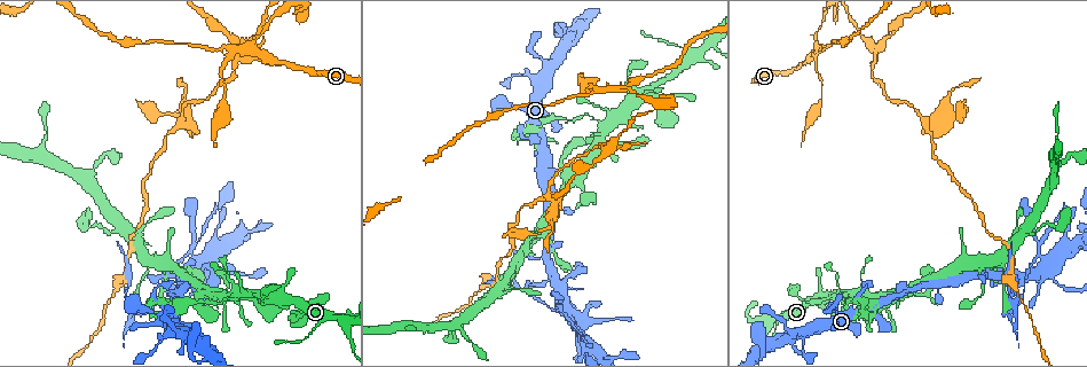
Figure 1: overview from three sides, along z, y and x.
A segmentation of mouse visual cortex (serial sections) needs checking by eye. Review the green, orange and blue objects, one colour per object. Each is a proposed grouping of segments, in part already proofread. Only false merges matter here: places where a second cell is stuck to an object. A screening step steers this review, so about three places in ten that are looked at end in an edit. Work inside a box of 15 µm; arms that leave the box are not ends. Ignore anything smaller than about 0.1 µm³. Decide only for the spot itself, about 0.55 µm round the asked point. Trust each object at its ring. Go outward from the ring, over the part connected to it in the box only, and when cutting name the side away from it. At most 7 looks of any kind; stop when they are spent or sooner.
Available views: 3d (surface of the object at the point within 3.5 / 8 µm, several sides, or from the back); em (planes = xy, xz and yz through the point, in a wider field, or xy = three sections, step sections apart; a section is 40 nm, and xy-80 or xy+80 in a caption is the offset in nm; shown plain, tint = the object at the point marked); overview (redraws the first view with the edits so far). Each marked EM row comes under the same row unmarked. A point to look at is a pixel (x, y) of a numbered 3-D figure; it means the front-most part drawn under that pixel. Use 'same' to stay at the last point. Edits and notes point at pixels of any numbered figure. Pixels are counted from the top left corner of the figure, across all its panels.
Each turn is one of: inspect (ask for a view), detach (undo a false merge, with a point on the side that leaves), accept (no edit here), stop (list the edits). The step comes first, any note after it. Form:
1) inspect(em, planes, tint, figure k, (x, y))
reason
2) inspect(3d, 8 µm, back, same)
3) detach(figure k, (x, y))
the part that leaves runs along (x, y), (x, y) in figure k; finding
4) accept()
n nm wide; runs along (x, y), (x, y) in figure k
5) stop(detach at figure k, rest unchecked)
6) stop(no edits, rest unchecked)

inspect(em, xy, step 2, tint, figure 1, (285, 302))
four arms meet

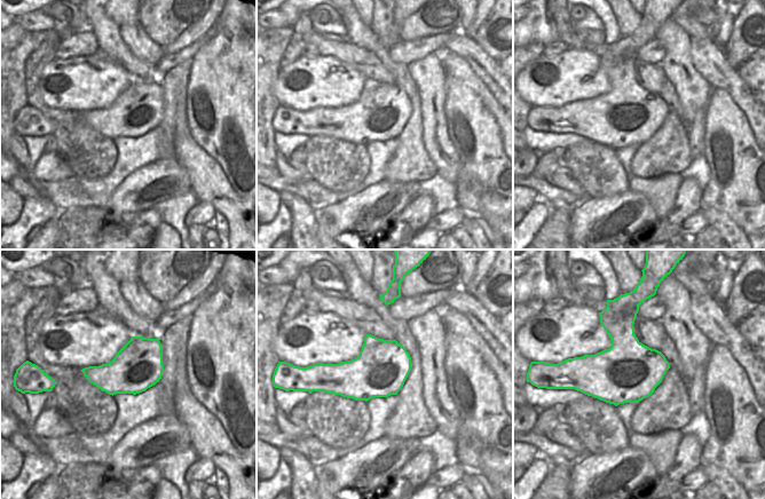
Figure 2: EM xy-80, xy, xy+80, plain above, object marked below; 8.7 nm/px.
inspect(3d, 3.5 µm, same)

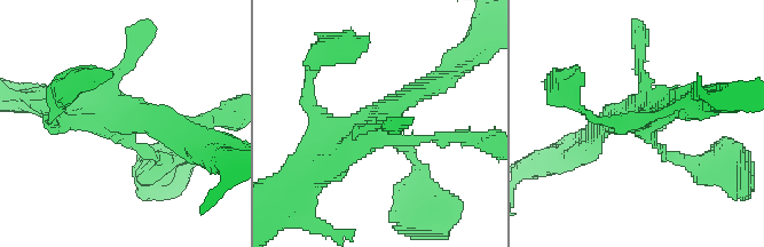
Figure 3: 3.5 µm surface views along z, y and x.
accept()
runs along (435, 84), (320, 170) in figure 3; continuous, no second cell

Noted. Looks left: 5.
inspect(3d, 3.5 µm, back, figure 1, (587, 114))
thin neck

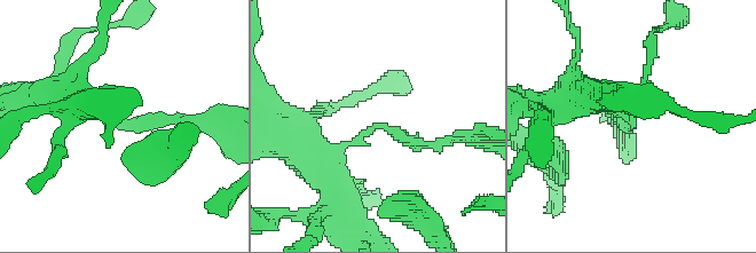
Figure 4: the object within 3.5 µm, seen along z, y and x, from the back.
inspect(em, planes, tint, figure 4, (379, 125))
arms of 100, 200 nm

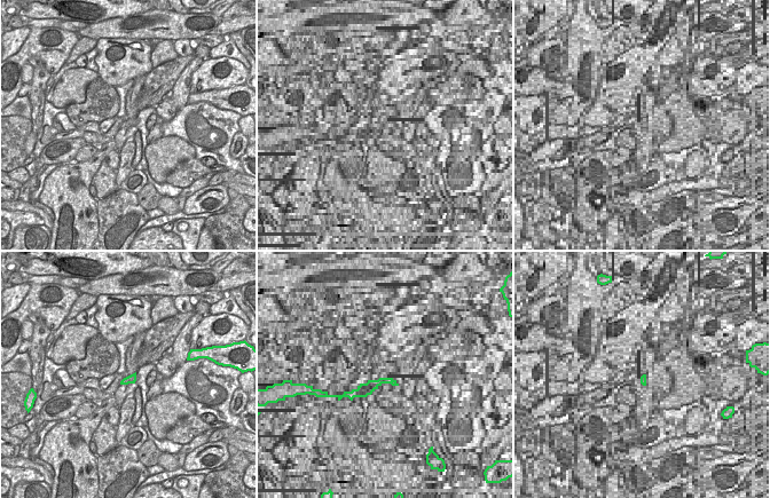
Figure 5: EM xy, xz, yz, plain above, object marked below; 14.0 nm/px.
inspect(em, xy, step 3, tint, same)

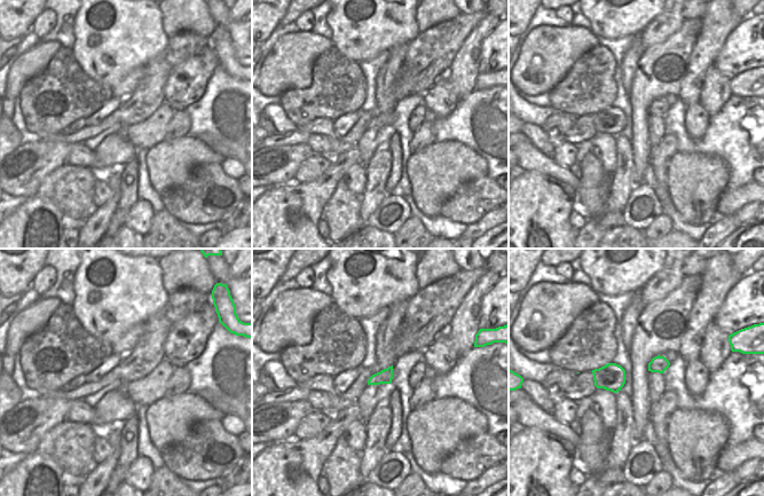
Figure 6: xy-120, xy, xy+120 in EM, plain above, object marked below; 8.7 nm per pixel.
accept()
one cell here

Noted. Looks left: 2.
inspect(3d, 3.5 µm, figure 1, (251, 50))
arms part here

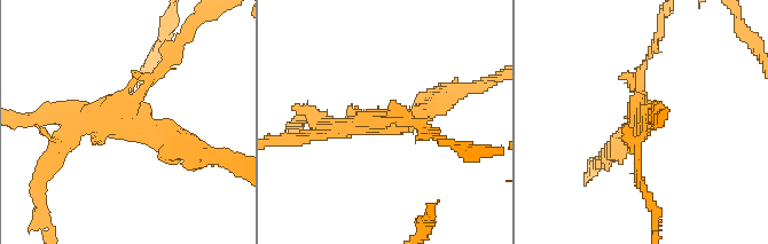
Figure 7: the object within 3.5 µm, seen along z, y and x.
inspect(em, xy, step 1, tint, figure 7, (132, 117))
3 arms; arms of 150, 250, 250 nm

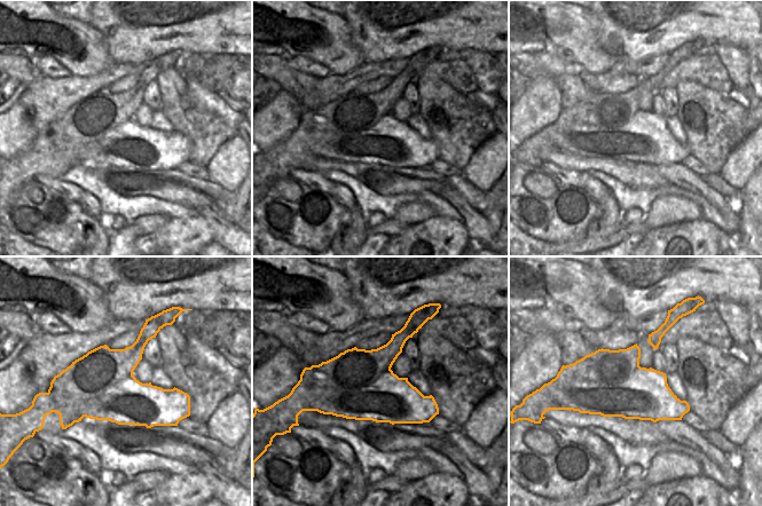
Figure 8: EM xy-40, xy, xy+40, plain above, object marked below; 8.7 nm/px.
detach(figure 7, (49, 165))
600 nm wide; the part that leaves runs along (128, 112), (188, 25) in figure 7; two cells meet here

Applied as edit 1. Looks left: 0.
stop(detach at figure 7, rest unchecked)

